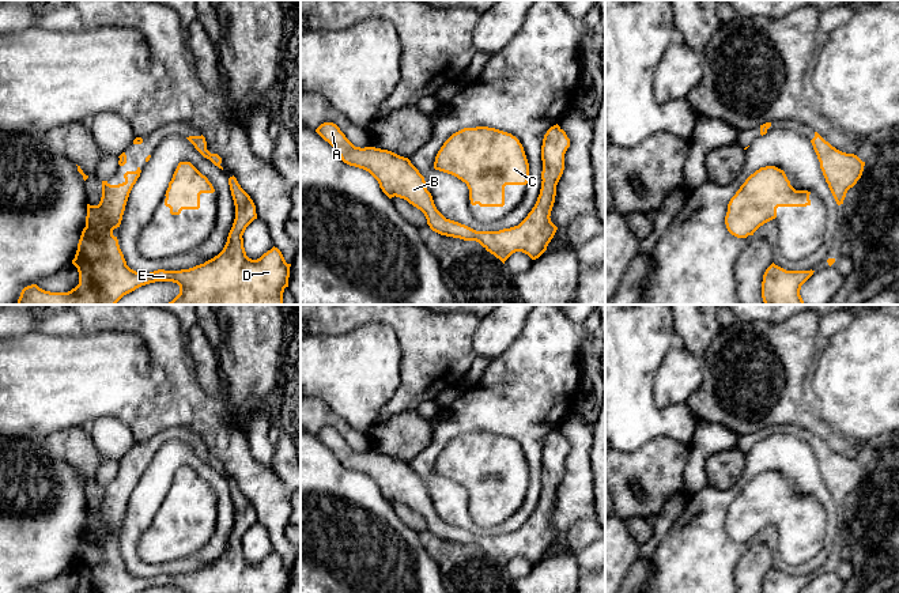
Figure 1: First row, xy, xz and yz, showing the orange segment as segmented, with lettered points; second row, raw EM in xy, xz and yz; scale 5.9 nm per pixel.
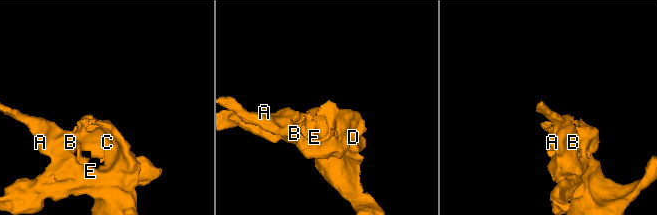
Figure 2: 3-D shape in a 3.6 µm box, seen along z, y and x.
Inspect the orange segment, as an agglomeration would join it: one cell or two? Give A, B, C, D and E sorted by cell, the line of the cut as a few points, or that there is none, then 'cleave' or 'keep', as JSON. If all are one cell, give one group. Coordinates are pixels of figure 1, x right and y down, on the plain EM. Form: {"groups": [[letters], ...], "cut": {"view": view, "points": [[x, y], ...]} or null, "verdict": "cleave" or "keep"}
{"groups": [["A", "B", "C", "D", "E"]], "cut": null, "verdict": "keep"}

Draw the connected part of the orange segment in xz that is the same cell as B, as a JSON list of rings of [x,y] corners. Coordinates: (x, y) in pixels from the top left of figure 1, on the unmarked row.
[[[333,427],[321,428],[316,437],[336,454],[344,468],[369,476],[389,503],[394,501],[404,503],[420,514],[432,536],[476,545],[503,569],[515,556],[522,556],[532,564],[539,563],[558,535],[549,521],[556,490],[564,475],[564,458],[570,452],[570,443],[558,428],[551,431],[543,443],[543,486],[535,511],[518,530],[499,536],[476,536],[446,524],[437,514],[424,481],[408,462],[375,452],[355,452]]]

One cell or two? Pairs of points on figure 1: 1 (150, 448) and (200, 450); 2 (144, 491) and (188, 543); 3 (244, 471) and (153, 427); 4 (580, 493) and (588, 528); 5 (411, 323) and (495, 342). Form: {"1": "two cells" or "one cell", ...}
{"1": "one cell", "2": "two cells", "3": "one cell", "4": "two cells", "5": "two cells"}

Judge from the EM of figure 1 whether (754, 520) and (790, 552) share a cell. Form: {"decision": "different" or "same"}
{"decision": "same"}

